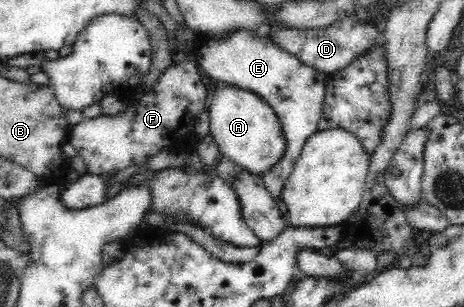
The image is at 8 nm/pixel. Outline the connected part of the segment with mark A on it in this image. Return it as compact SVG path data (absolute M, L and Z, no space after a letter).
M218 84L208 105L211 135L221 155L229 157L242 171L261 176L285 153L286 139L274 109L246 88Z

